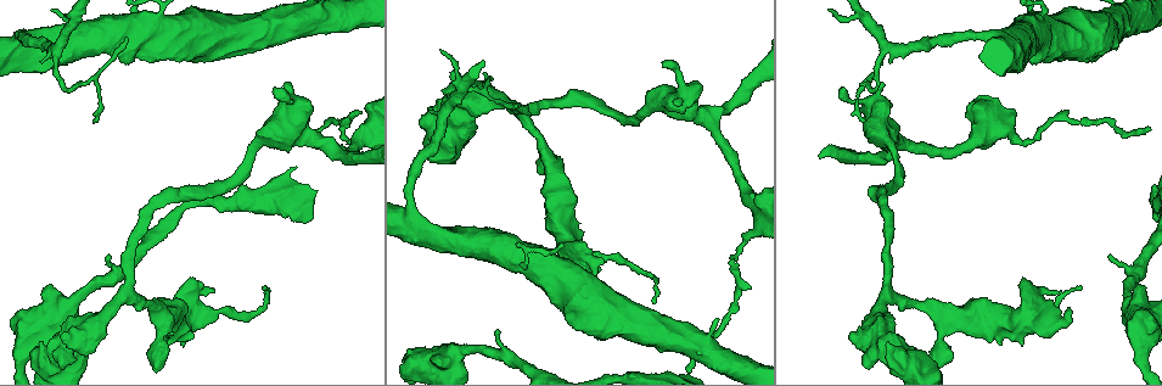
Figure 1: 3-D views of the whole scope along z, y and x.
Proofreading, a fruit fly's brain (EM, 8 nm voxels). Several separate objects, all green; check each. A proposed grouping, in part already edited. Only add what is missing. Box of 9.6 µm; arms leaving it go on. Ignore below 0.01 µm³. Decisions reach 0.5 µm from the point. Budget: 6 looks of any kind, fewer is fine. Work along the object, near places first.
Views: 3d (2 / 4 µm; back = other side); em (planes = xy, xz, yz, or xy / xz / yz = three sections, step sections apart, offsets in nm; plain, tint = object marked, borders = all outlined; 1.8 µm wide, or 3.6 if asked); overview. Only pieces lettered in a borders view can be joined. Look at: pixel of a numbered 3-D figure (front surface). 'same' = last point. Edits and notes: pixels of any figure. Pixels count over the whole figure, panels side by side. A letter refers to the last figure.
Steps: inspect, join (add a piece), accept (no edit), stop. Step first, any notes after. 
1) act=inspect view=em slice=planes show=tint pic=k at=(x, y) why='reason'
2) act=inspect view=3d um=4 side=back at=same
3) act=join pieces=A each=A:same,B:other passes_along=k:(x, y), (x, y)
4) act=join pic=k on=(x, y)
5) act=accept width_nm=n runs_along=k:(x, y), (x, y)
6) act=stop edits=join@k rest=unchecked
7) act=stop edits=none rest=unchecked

act=inspect view=3d um=2 pic=1 at=(656, 301) why='thin end'

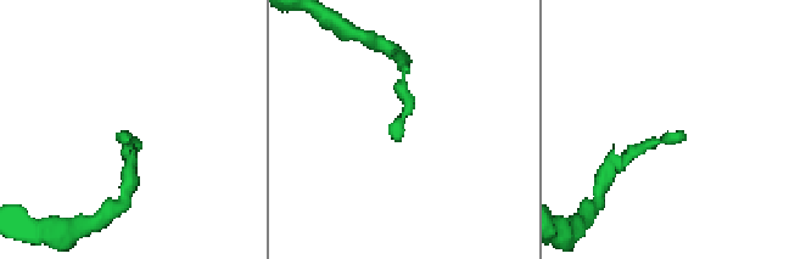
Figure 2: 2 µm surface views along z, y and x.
act=inspect view=em slice=xy step=4 show=borders pic=2 at=(684, 137) why='need the tissue'

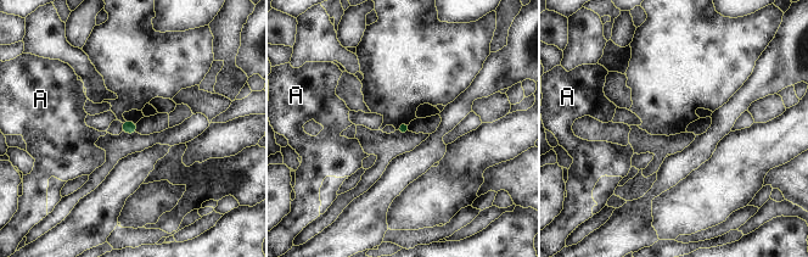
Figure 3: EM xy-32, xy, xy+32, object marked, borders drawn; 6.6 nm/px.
act=inspect view=em slice=yz step=4 show=borders at=same

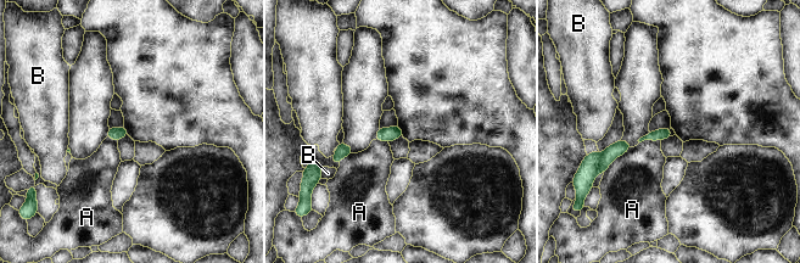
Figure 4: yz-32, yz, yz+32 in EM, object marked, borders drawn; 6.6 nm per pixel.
act=accept longest_contact=A:260nm each=A:other,B:other border=4:(631, 147), (617, 156), (603, 172) found='none of them fits'

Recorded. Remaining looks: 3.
act=inspect view=3d um=2 pic=1 at=(664, 62) why='an open end'

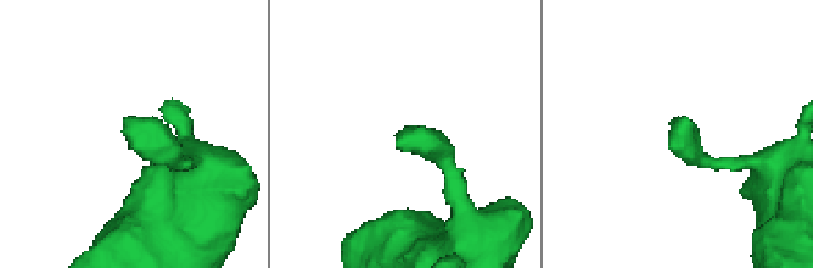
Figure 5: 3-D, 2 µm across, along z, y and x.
act=inspect view=em slice=planes show=borders pic=5 at=(398, 130)

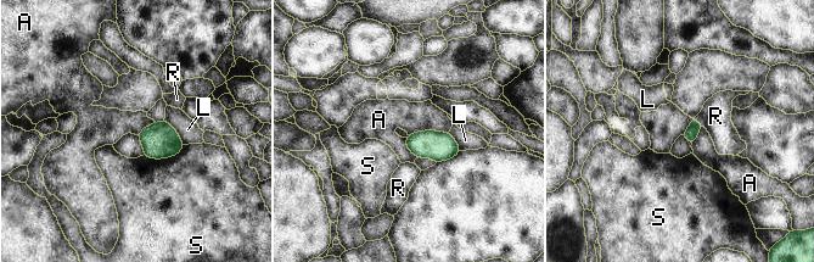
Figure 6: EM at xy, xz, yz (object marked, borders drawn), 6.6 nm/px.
act=accept each=A:other,L:other,R:other,S:other found='none of them fits'

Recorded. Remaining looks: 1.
act=stop edits=none rest=unchecked

